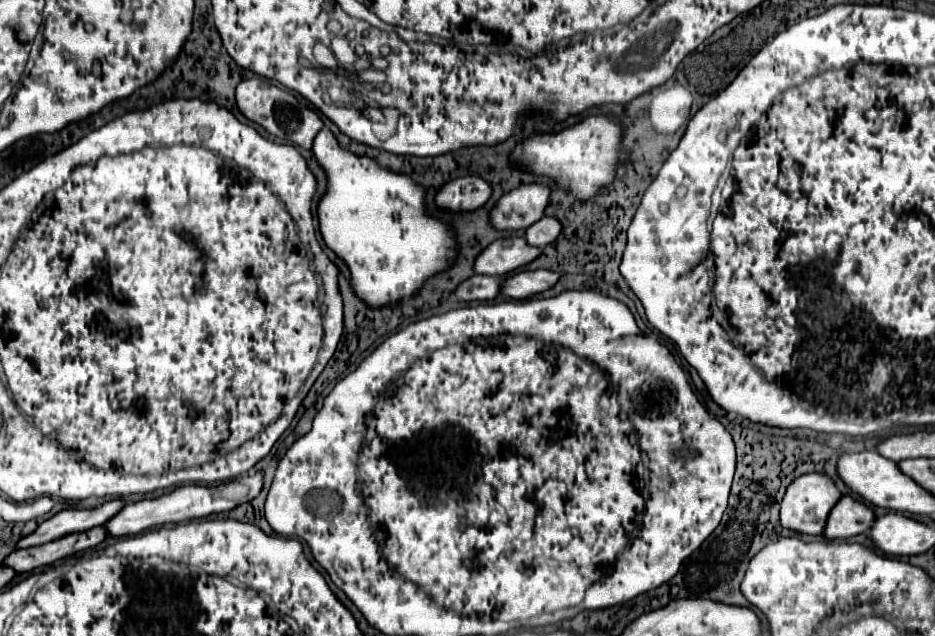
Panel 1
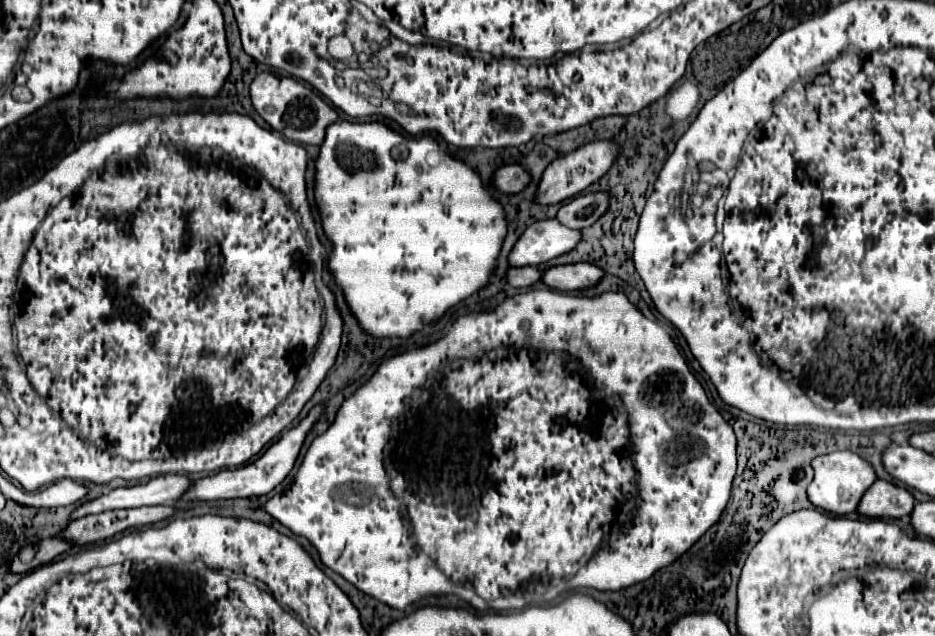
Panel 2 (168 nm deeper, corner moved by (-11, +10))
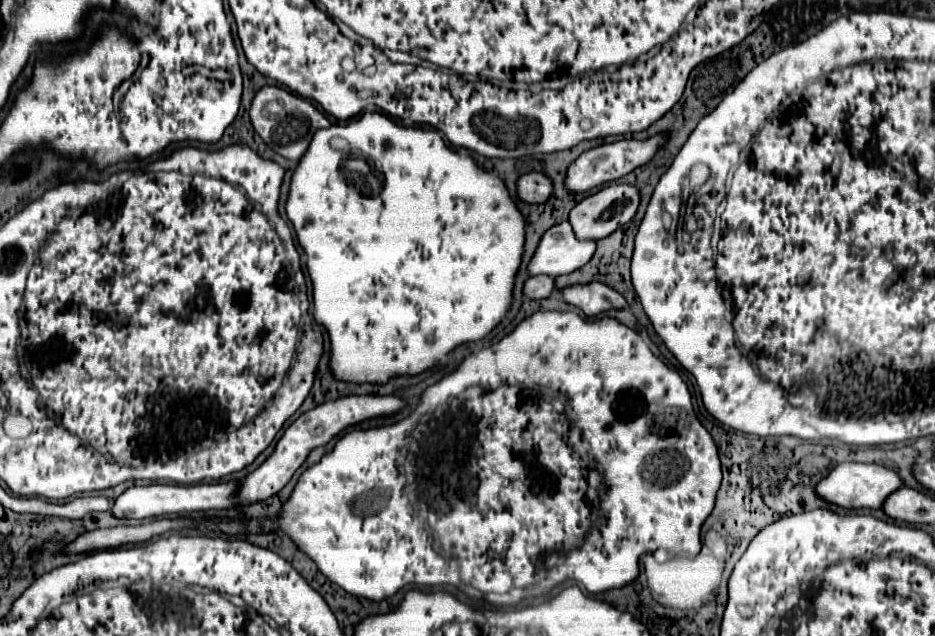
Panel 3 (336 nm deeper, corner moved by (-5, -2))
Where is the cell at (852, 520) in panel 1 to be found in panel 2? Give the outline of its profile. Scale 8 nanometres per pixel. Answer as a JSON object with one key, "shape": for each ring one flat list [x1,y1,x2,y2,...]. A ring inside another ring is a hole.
{"shape":[[877,480,863,496,859,512,871,518,903,518,915,508,915,496,901,486]]}

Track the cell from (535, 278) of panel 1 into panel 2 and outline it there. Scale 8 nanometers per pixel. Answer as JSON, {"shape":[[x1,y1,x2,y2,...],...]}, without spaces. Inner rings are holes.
{"shape":[[579,262,579,264,565,264,565,266,553,266,543,274,543,284,547,284,553,290,561,292,575,292,575,290,587,290,603,280,605,272,599,266]]}

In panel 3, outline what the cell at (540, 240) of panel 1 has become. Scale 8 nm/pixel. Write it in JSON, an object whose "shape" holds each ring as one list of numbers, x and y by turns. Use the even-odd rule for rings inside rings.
{"shape":[[629,184,607,186,599,192,595,192,595,194,585,196,579,204,575,204,573,210,569,212,569,224,571,224,577,238,581,238,581,240,599,240,599,238,605,238,611,232,615,232,625,222,629,222,635,216,637,206,639,206,637,188,633,188]]}

